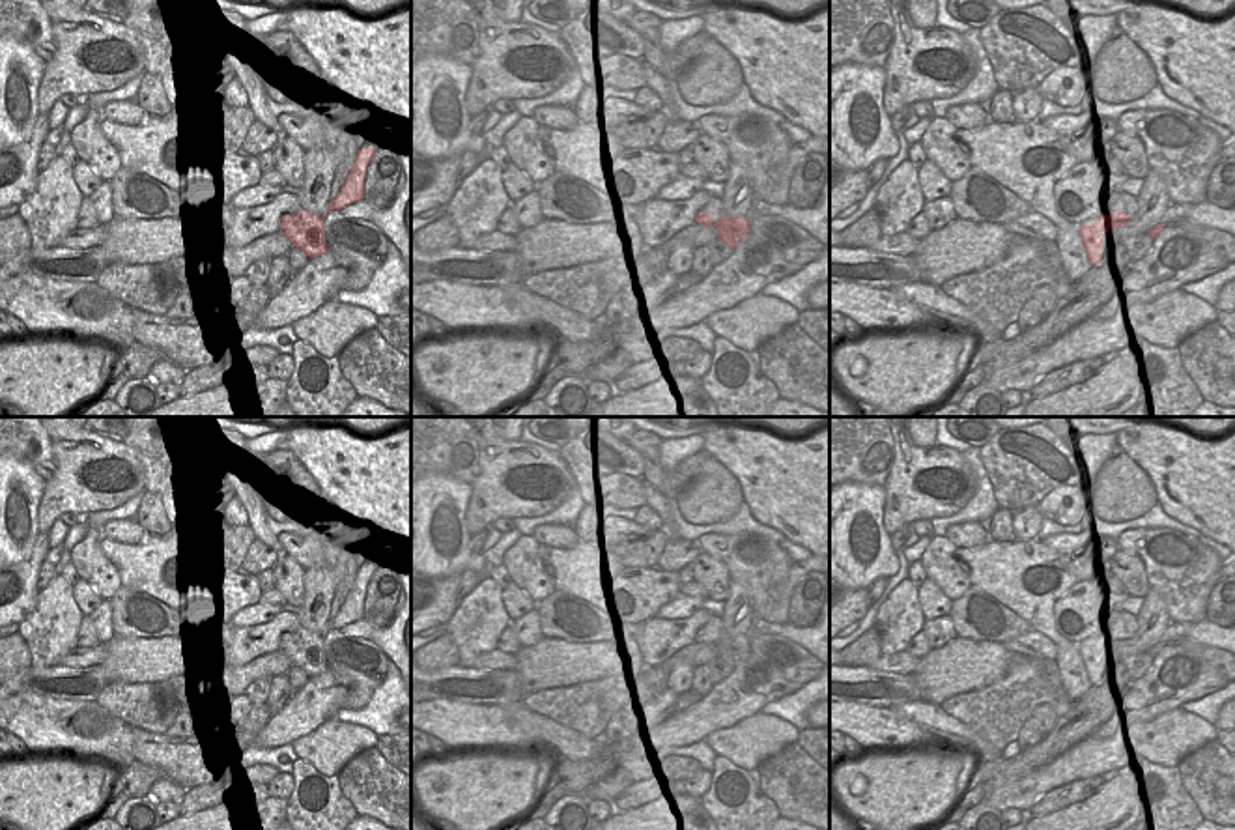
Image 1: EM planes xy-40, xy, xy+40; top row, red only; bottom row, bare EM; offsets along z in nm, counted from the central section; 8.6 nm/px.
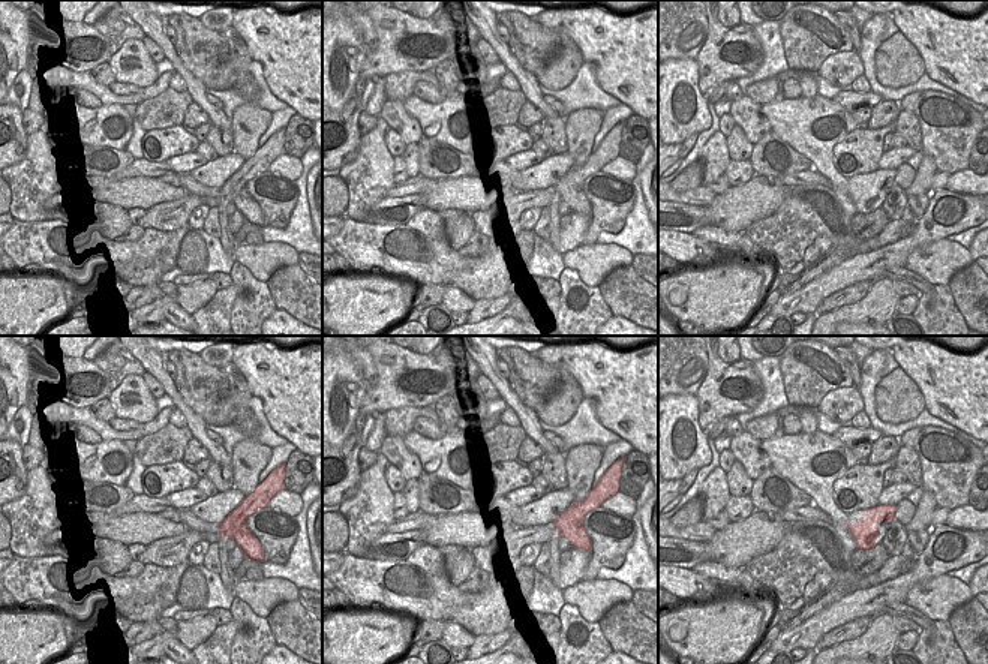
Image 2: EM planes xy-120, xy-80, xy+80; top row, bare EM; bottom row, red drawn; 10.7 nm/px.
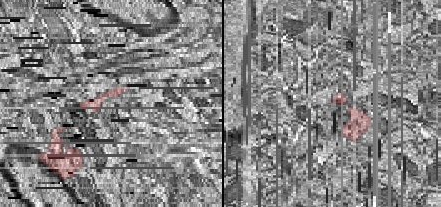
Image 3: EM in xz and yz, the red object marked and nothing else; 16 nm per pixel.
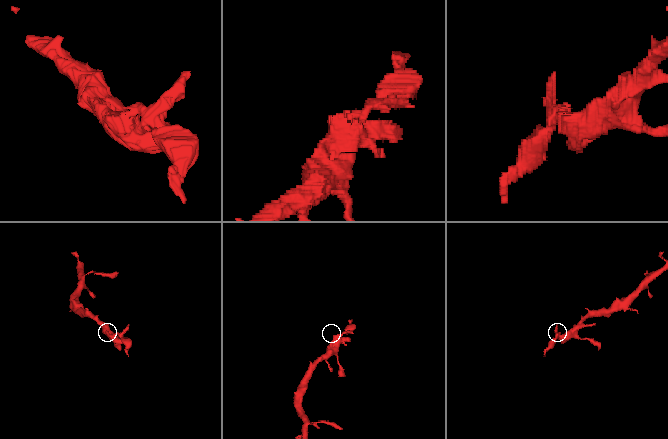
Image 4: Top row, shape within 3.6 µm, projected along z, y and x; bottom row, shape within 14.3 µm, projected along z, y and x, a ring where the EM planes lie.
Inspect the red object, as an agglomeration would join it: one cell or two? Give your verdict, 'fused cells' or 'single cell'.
fused cells

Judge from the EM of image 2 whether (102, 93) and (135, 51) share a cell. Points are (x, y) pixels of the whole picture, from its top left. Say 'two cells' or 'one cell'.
two cells

